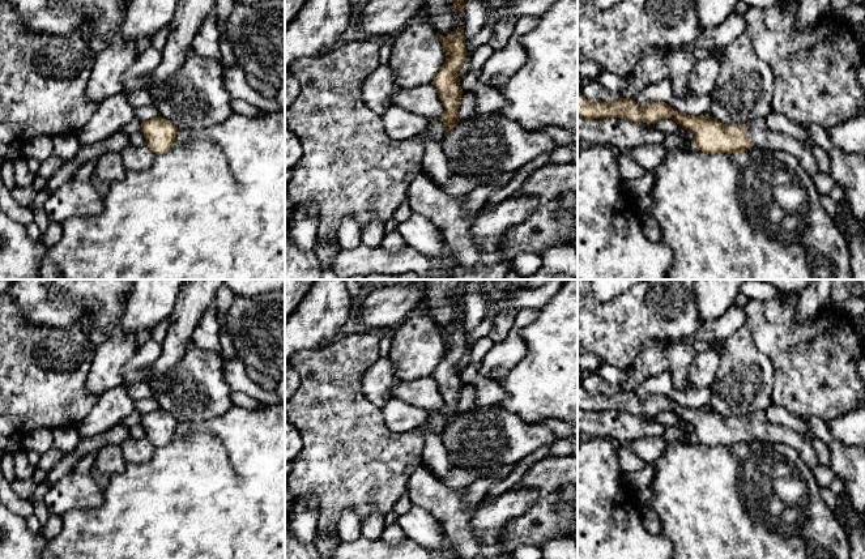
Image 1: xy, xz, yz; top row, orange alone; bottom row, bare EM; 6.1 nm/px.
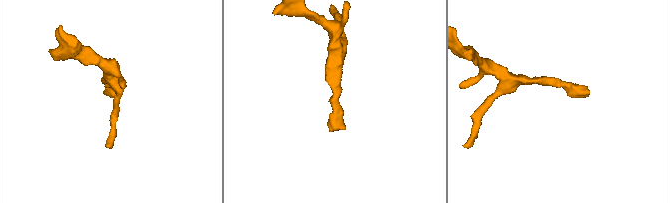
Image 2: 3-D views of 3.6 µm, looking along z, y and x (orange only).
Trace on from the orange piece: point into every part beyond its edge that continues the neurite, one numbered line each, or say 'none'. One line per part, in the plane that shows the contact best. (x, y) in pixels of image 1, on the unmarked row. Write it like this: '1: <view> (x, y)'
1: yz (759, 427)

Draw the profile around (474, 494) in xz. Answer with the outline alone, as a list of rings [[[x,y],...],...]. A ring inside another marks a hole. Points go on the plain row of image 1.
[[[498,478],[476,479],[470,486],[465,488],[463,508],[465,509],[469,505],[481,504],[487,498],[487,490],[498,482]]]

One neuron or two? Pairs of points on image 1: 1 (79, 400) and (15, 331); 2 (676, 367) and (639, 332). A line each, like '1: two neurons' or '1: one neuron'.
1: one neuron
2: two neurons

